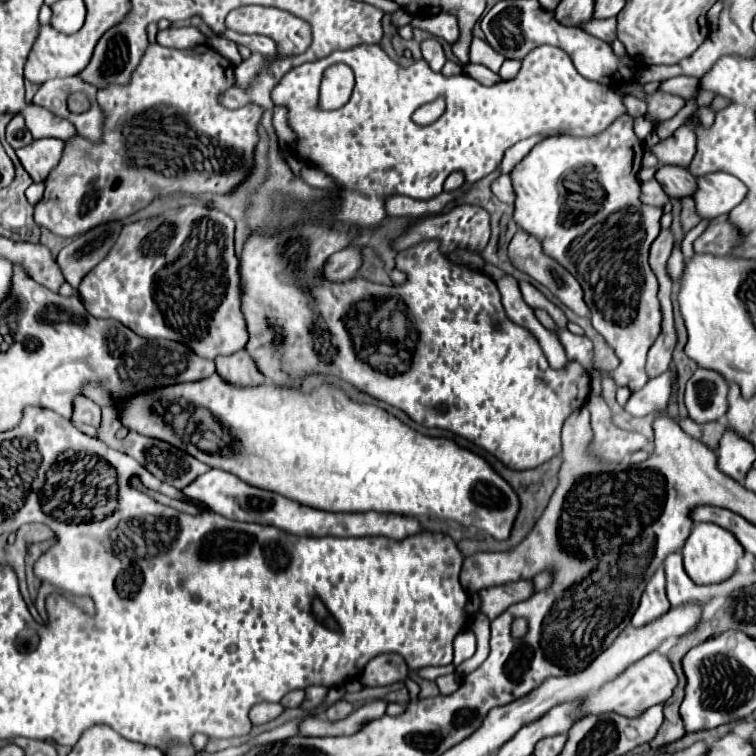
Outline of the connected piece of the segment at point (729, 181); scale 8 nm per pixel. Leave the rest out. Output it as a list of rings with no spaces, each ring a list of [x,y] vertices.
[[[708,173],[696,181],[698,191],[694,193],[694,201],[700,217],[704,219],[730,213],[746,197],[746,185],[730,173]]]

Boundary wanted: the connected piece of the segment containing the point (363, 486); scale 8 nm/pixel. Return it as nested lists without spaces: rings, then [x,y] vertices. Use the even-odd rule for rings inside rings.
[[[214,373],[212,377],[202,381],[154,389],[126,401],[122,409],[122,423],[128,429],[136,429],[138,433],[144,433],[148,437],[170,441],[170,445],[186,449],[186,453],[190,453],[198,461],[222,471],[230,471],[254,487],[274,491],[292,501],[322,511],[332,513],[376,511],[406,517],[424,515],[444,521],[450,519],[460,523],[462,527],[470,527],[470,513],[476,513],[476,519],[472,521],[474,527],[490,533],[498,541],[506,541],[510,537],[512,525],[520,511],[518,493],[480,455],[458,447],[452,439],[422,435],[376,405],[362,405],[348,399],[342,389],[336,389],[332,385],[322,385],[312,393],[304,393],[298,387],[286,389],[266,383],[258,387],[236,387],[228,385],[224,379],[220,379],[218,373]],[[196,409],[206,409],[218,415],[218,419],[216,417],[212,419],[218,423],[222,421],[224,427],[224,429],[220,427],[222,433],[216,437],[220,439],[216,447],[206,453],[202,453],[204,449],[198,449],[194,443],[186,439],[186,417],[194,415]]]

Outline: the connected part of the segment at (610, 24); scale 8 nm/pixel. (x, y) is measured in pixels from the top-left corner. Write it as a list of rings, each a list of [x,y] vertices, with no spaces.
[[[614,17],[612,19],[604,19],[604,21],[592,19],[590,23],[582,25],[582,29],[588,31],[590,35],[594,35],[594,37],[606,41],[606,43],[612,43],[612,41],[618,39],[618,35],[616,35],[616,19]]]

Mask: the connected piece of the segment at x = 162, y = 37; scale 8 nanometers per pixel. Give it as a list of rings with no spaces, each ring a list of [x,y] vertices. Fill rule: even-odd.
[[[180,27],[180,29],[166,29],[158,31],[158,43],[164,47],[174,47],[174,49],[190,49],[196,45],[206,43],[206,35],[200,33],[196,27]]]

